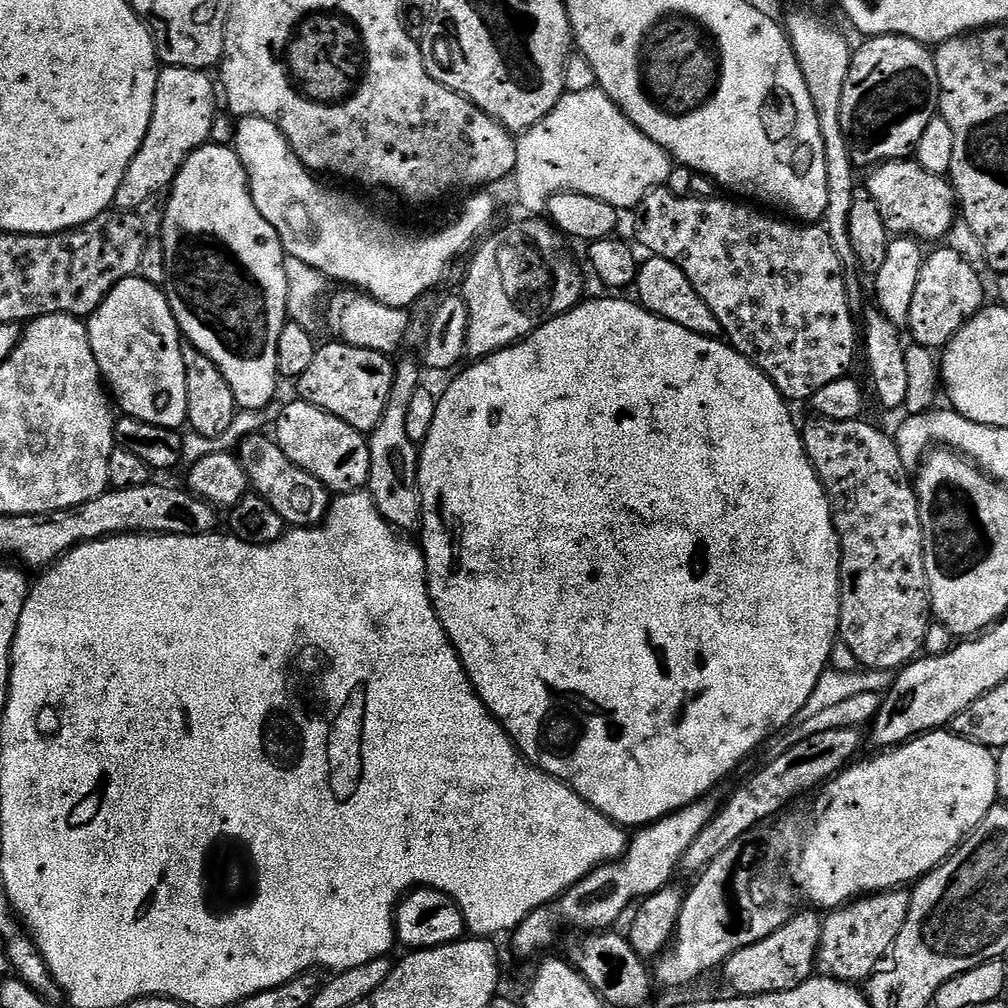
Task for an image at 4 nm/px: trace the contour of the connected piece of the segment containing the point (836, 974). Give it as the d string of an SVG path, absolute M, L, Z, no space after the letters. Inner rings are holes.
M893 890L861 896L851 904L829 911L822 920L816 972L847 984L859 985L867 981L883 965L880 964L883 960L885 963L898 934L902 934L902 926L906 926L906 914L910 914L911 901L907 891Z

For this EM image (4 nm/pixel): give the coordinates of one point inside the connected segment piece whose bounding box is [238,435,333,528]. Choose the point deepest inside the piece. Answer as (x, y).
(304, 502)

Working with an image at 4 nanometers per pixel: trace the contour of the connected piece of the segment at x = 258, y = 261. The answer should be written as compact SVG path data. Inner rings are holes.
M216 143L203 144L201 148L194 150L194 154L190 154L190 158L176 175L176 181L172 183L171 189L167 193L167 196L169 195L168 205L164 208L164 221L161 222L160 232L158 232L158 238L164 243L166 250L166 270L168 271L166 295L170 302L170 310L180 327L181 337L196 347L199 352L206 354L206 358L210 358L210 362L214 362L214 366L218 366L218 370L222 370L222 378L226 378L226 382L230 382L230 390L234 390L237 409L244 411L245 408L248 412L260 412L275 398L276 387L282 384L282 377L278 370L278 337L282 334L284 325L290 320L288 283L284 265L286 253L274 226L270 226L270 222L266 222L266 218L262 218L262 214L258 214L258 206L254 206L252 191L248 188L248 175L235 147L228 145L227 148L224 144Z

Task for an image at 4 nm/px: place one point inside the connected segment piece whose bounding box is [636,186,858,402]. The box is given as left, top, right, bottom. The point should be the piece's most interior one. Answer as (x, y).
(778, 290)

